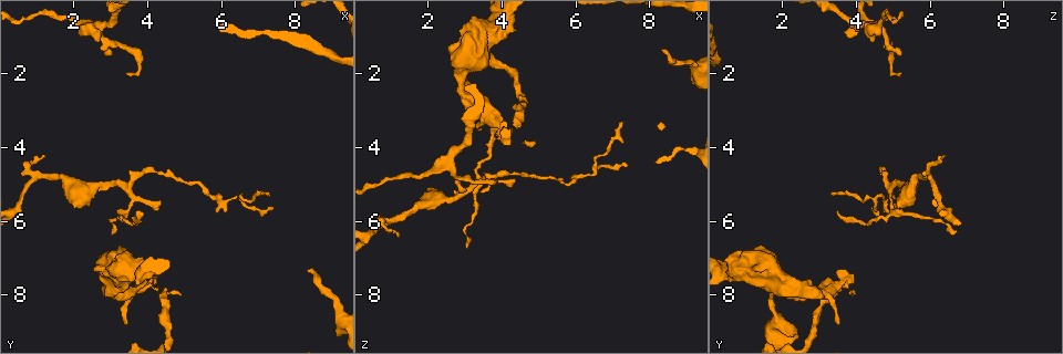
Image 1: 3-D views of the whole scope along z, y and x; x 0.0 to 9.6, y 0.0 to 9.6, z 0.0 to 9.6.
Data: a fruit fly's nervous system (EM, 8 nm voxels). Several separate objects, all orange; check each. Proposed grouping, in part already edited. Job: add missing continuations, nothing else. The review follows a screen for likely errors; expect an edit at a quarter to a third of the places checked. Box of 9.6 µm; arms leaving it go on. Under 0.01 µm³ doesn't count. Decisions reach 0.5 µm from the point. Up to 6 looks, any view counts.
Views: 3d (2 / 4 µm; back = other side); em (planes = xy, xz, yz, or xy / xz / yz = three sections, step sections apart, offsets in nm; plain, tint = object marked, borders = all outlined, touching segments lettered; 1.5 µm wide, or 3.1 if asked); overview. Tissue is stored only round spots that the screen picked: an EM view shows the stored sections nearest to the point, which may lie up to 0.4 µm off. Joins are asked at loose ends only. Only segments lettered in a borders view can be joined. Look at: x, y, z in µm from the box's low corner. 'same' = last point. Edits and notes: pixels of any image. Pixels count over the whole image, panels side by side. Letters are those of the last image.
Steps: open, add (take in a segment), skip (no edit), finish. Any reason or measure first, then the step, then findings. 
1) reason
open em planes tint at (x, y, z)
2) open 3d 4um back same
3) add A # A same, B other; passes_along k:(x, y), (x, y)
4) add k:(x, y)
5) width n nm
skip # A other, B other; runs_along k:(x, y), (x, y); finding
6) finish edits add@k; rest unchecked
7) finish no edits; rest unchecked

free end
open em planes borders at (3.05, 1.50, 5.10)

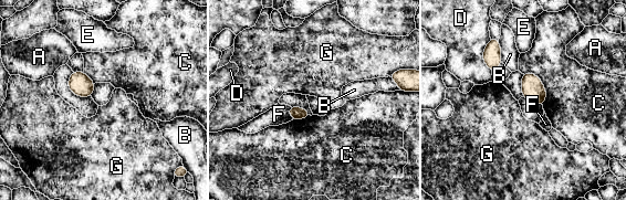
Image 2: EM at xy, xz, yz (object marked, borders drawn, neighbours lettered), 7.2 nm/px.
skip # A other, B other, C other, D other, E other, F other, G other; border 2:(523, 73), (540, 80), (543, 105); no lettered segment goes on from it

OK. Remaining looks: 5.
an open end
open em yz step 8 borders at (4.25, 7.35, 3.55)

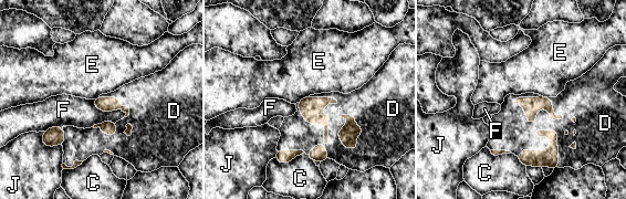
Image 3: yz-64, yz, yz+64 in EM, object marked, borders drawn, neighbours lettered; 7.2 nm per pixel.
another direction
open em planes borders same

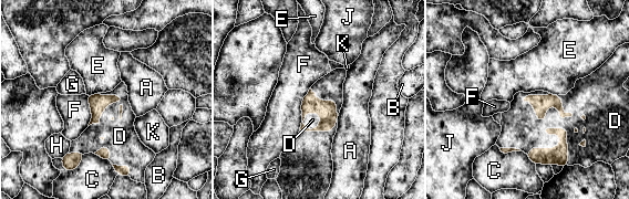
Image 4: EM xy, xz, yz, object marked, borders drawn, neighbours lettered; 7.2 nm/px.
add D # A other, B other, C other, D same, E other, F other, G other, H other, J other, K other; it goes on there

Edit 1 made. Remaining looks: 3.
see it whole again
open overview

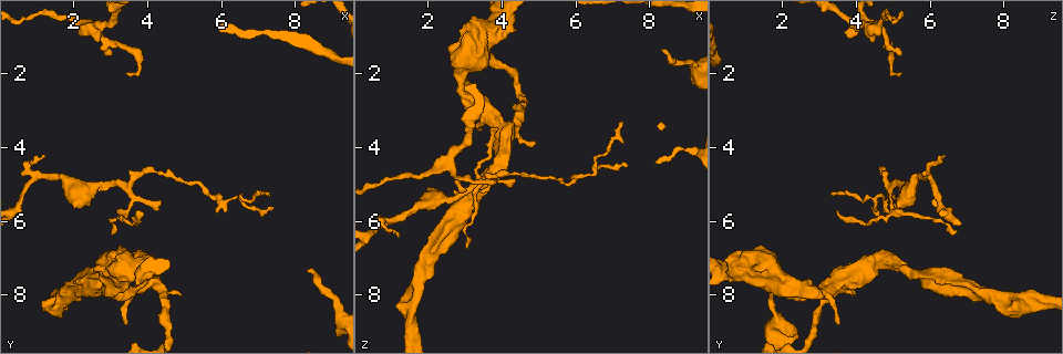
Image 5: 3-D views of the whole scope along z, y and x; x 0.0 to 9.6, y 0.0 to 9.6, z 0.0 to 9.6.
an open end
open em planes borders at (8.40, 7.30, 1.40)

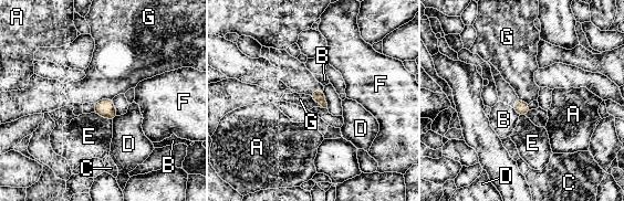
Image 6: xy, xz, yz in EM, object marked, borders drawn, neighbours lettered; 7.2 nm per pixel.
width 90 nm
skip # A other, B other, C other, D other, E other, F other, G other; border 6:(112, 98), (101, 98), (94, 104); no lettered segment goes on from it

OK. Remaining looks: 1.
finish edits add@4; rest unchecked

